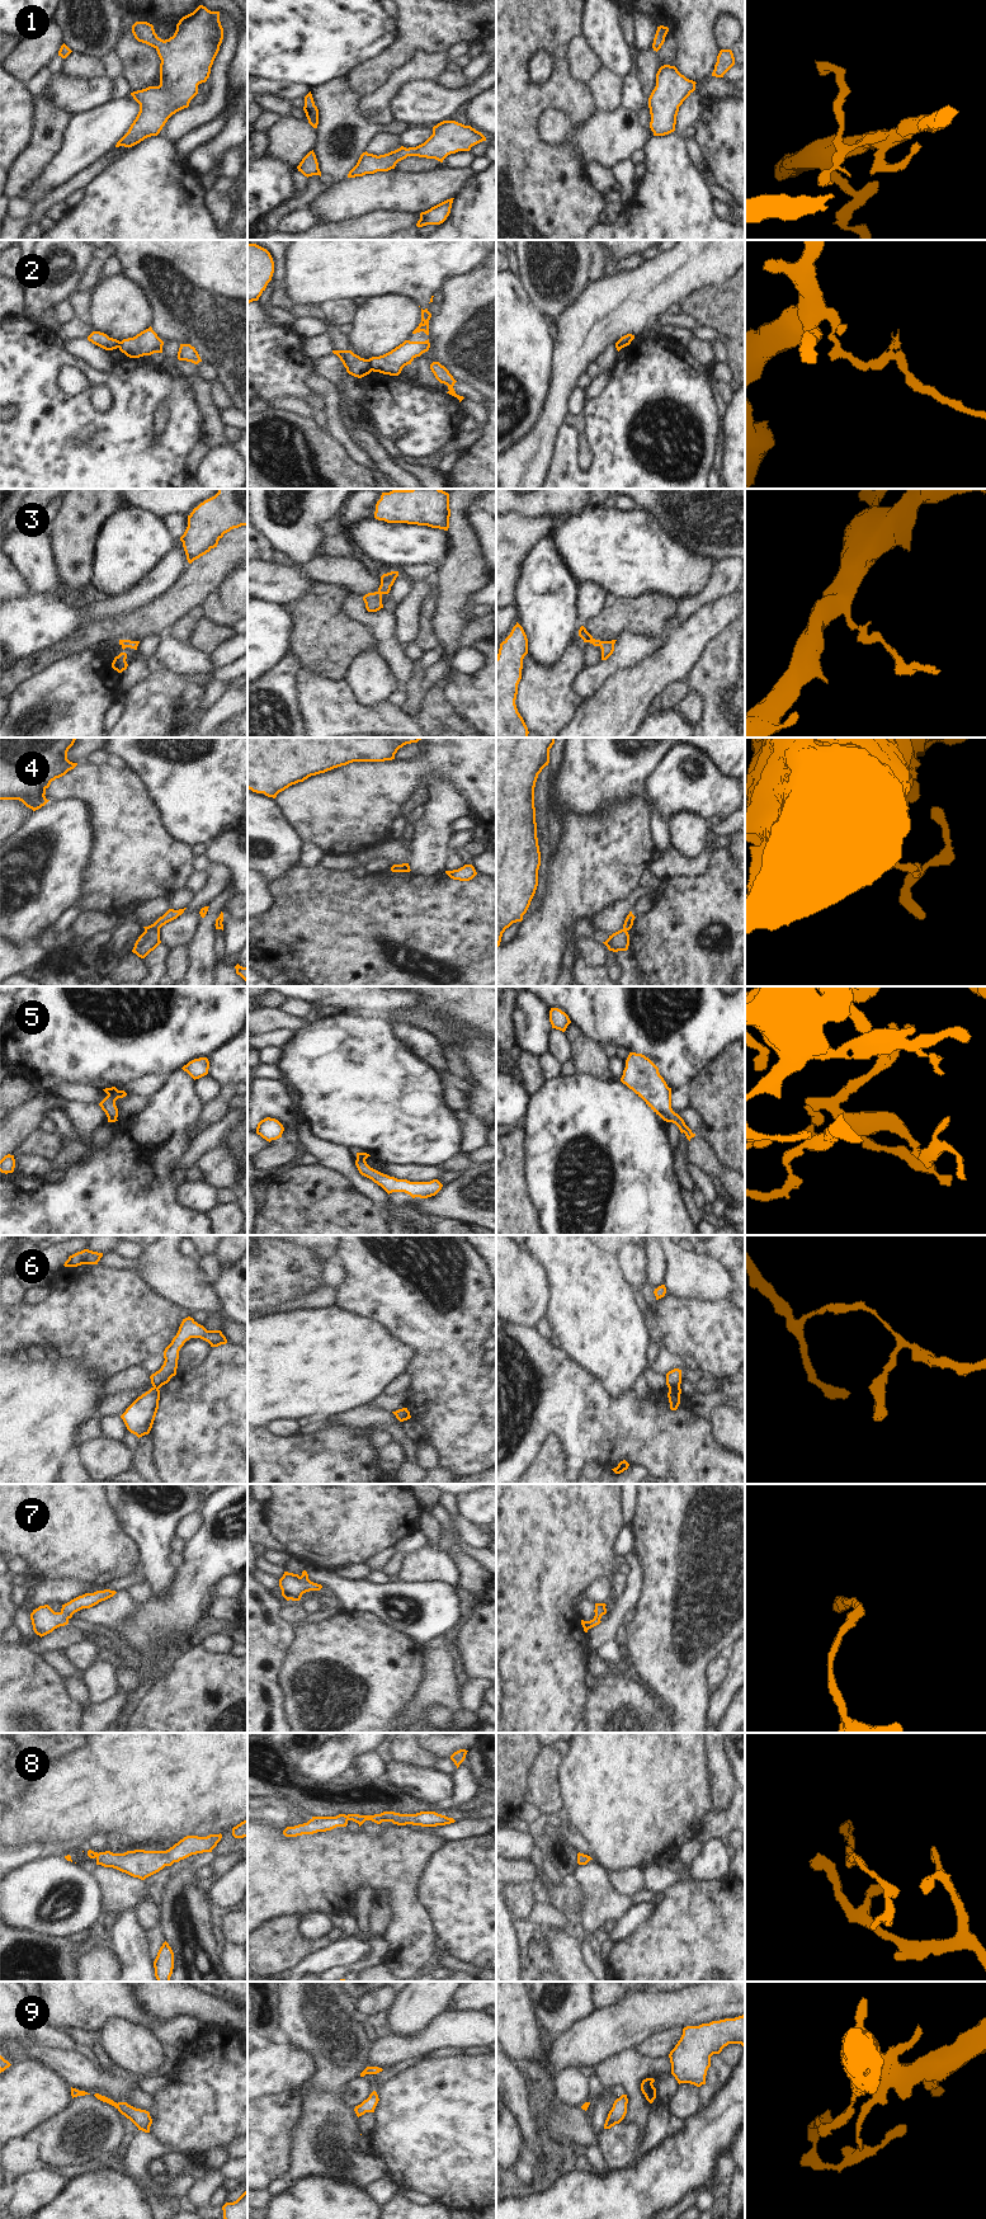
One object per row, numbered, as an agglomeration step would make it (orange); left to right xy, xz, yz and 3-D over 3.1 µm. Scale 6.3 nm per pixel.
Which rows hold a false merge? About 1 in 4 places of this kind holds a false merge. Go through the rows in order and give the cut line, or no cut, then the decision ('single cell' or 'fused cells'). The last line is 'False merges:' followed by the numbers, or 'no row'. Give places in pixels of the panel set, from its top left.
1: no cut; single cell
2: cut in xz along (367, 359), (373, 370); fused cells
3: no cut; single cell
4: cut in xy along (159, 929), (145, 931); fused cells
5: no cut; single cell
6: cut in yz along (679, 1385), (669, 1389); fused cells
7: no cut; single cell
8: no cut; single cell
9: no cut; single cell
False merges: 2, 4, 6

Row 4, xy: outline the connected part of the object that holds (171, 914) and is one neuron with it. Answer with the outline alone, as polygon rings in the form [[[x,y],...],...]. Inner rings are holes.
[[[187,908],[184,909],[179,909],[179,910],[174,910],[174,909],[169,909],[162,917],[160,917],[154,924],[148,925],[148,927],[143,927],[145,931],[148,929],[155,929],[155,931],[160,931],[160,928],[162,925],[165,925],[166,923],[176,919],[179,915],[181,915],[184,913]]]

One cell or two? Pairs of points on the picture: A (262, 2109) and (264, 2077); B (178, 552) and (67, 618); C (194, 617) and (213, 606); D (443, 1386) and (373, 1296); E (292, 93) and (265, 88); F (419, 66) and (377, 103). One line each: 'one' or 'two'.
A: two
B: one
C: two
D: one
E: one
F: one

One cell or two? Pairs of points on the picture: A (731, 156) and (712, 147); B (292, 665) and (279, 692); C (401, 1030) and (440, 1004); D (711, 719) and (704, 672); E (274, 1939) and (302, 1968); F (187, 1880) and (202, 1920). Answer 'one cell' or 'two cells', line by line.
A: one cell
B: one cell
C: two cells
D: one cell
E: two cells
F: one cell

